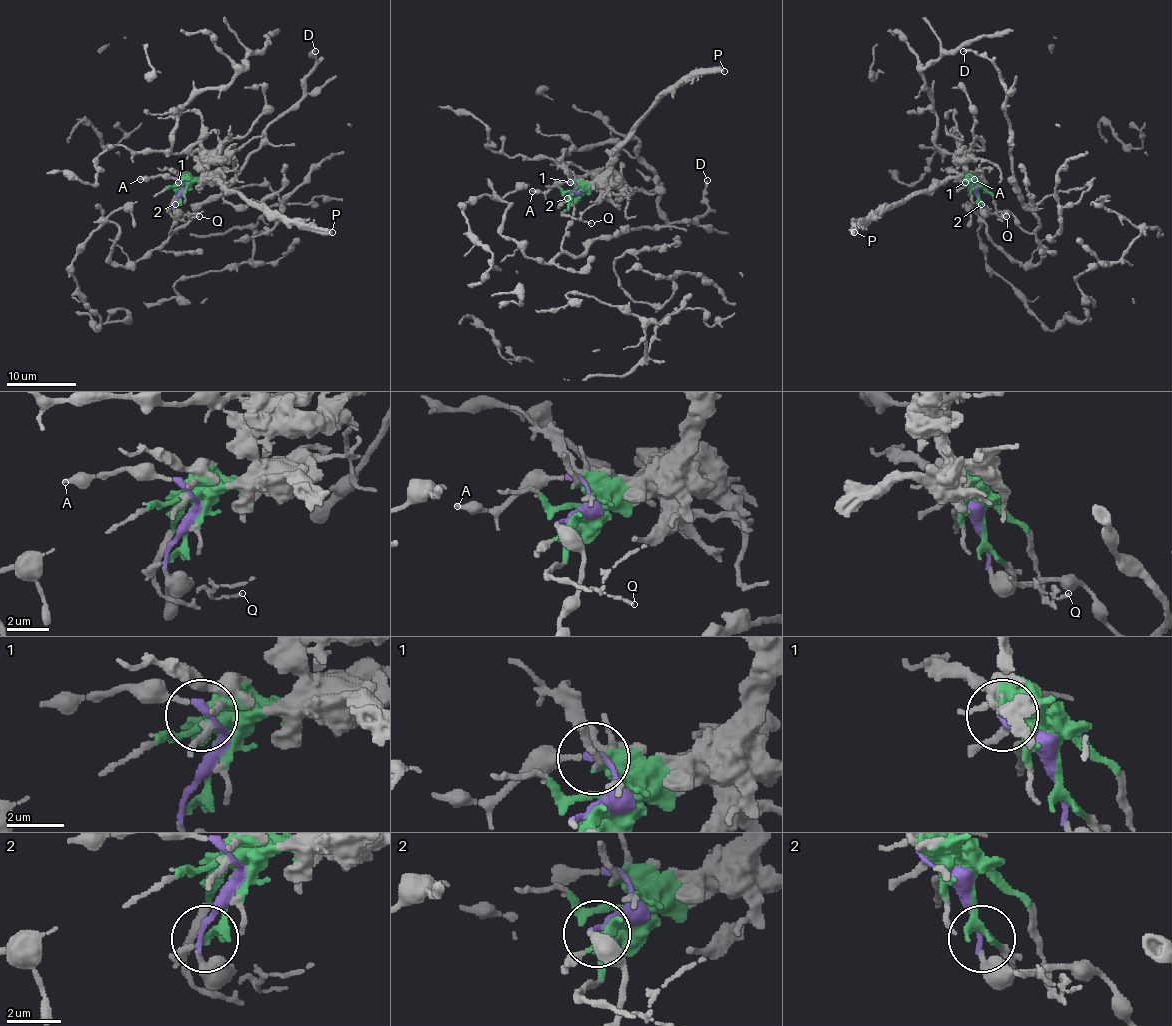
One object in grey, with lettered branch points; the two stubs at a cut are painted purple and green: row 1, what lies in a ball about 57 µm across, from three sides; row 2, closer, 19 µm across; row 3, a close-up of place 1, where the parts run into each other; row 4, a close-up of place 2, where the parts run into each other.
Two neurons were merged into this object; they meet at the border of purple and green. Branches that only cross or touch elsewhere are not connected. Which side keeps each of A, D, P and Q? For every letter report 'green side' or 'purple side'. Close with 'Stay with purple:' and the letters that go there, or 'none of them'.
A: purple side
D: purple side
P: green side
Q: green side
Stay with purple: A, D

